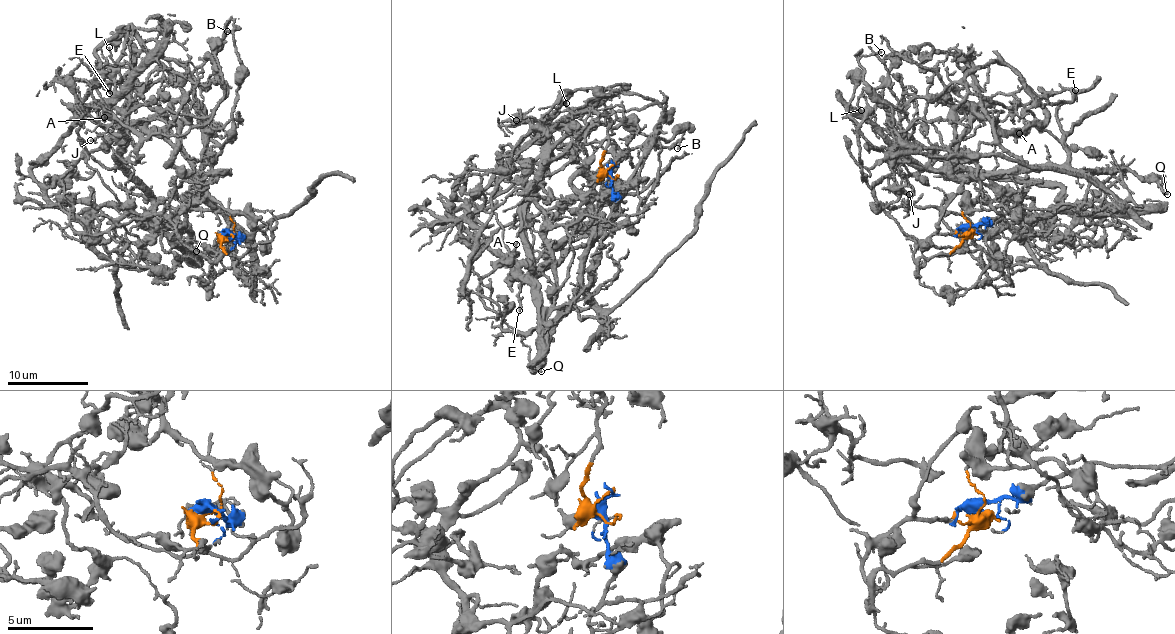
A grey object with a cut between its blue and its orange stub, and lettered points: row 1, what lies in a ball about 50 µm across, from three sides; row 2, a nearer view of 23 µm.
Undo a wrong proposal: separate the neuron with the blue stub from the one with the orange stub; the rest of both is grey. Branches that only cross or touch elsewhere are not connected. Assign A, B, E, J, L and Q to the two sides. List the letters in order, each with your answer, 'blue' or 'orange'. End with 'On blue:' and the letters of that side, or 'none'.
A: blue
B: blue
E: blue
J: orange
L: orange
Q: blue
On blue: A, B, E, Q

